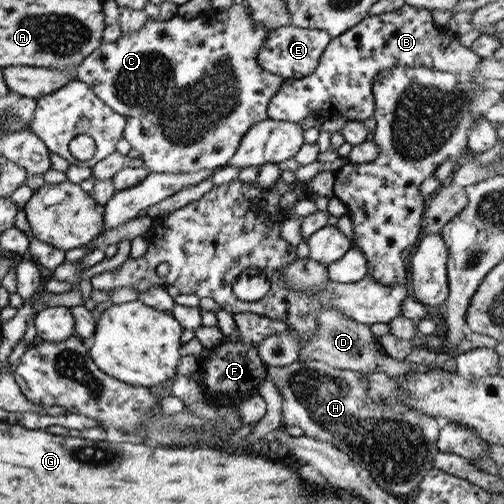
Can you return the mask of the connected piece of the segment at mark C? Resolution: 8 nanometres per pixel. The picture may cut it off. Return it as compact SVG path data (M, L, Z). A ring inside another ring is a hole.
M232 4L228 10L216 13L213 10L205 11L197 14L191 20L185 20L180 16L165 20L165 22L157 22L157 20L149 20L137 30L137 32L122 33L120 38L115 42L101 42L91 54L87 54L81 64L76 68L75 79L83 82L93 92L93 95L105 105L109 106L113 112L120 114L124 118L124 129L122 137L129 143L130 148L139 152L139 158L143 161L142 165L149 169L149 173L193 173L201 170L217 170L225 167L229 163L229 159L235 154L239 139L245 134L245 131L256 122L267 119L266 106L271 100L271 96L277 94L277 90L281 88L281 84L285 82L283 77L279 77L270 72L263 71L255 56L259 52L259 48L263 46L263 42L267 40L269 31L255 22L249 12L248 7L244 4Z

